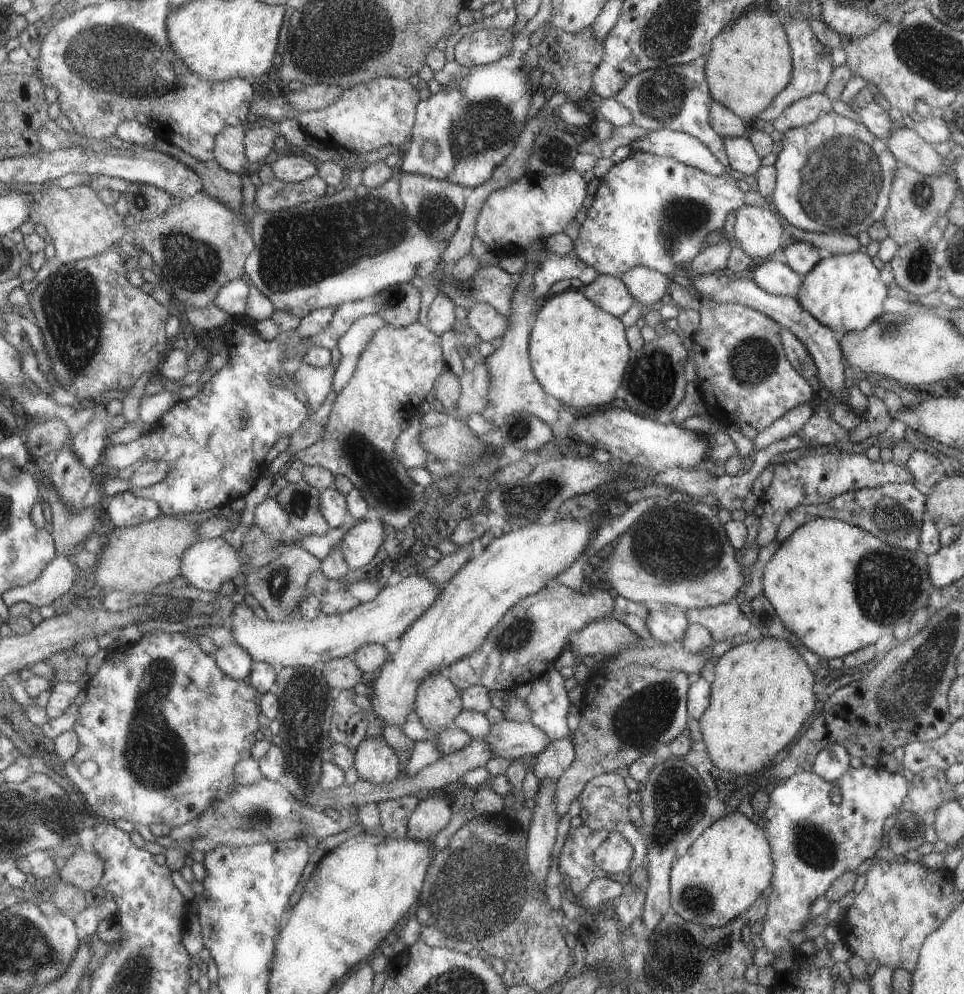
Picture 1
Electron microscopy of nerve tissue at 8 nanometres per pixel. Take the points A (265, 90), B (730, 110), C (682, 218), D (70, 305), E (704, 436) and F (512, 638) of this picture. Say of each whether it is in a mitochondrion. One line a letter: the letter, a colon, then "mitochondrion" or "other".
A: other
B: other
C: mitochondrion
D: mitochondrion
E: other
F: mitochondrion

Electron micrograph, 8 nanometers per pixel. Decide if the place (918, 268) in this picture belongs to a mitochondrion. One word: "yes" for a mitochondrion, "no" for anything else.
yes

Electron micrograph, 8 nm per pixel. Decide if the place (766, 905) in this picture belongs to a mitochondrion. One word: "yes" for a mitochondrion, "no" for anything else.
no

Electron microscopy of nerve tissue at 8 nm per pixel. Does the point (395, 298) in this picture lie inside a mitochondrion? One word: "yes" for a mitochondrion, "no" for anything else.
yes

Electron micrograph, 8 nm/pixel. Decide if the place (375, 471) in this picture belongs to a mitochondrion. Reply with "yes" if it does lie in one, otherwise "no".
yes

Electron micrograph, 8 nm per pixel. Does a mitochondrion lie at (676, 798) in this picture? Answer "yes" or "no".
yes

